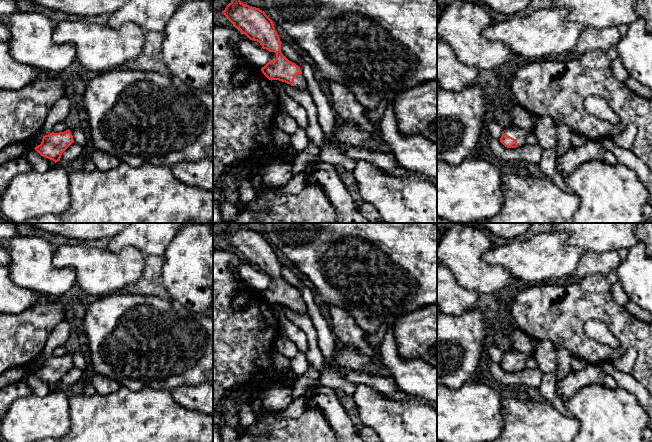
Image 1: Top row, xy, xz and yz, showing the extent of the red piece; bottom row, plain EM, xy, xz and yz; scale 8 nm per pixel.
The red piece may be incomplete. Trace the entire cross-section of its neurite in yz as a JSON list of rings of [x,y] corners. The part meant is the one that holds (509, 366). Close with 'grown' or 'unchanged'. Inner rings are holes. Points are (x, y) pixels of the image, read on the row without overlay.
[[[519,351],[507,352],[503,356],[500,366],[507,372],[516,372],[526,368],[526,362],[529,357],[534,357],[534,351],[522,353]]] | grown

